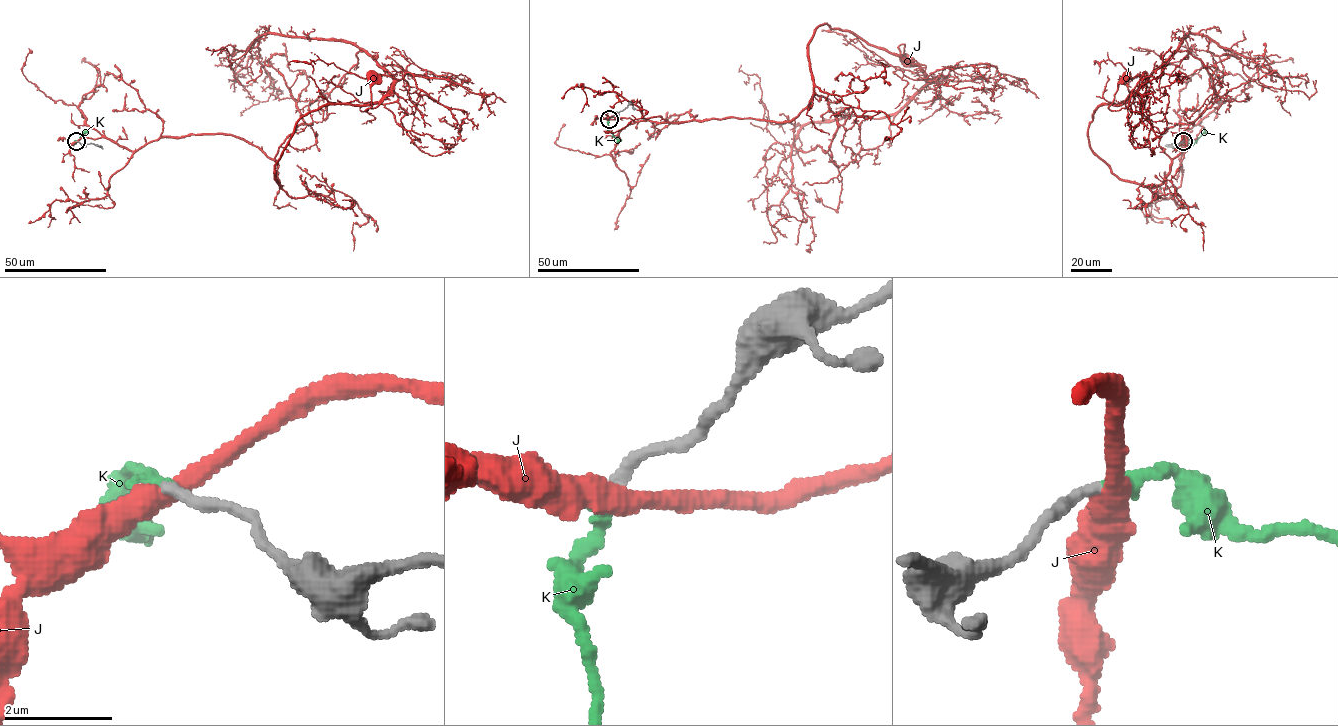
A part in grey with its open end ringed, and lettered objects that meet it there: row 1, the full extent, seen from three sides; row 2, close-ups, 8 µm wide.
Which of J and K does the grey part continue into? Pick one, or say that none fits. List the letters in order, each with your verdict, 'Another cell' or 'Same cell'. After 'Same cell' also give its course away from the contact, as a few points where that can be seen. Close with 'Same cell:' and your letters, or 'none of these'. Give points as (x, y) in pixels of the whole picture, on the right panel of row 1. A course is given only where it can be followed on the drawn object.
J: Another cell
K: Same cell. Its course: (1183, 141), (1194, 142), (1203, 128)
Same cell: K

